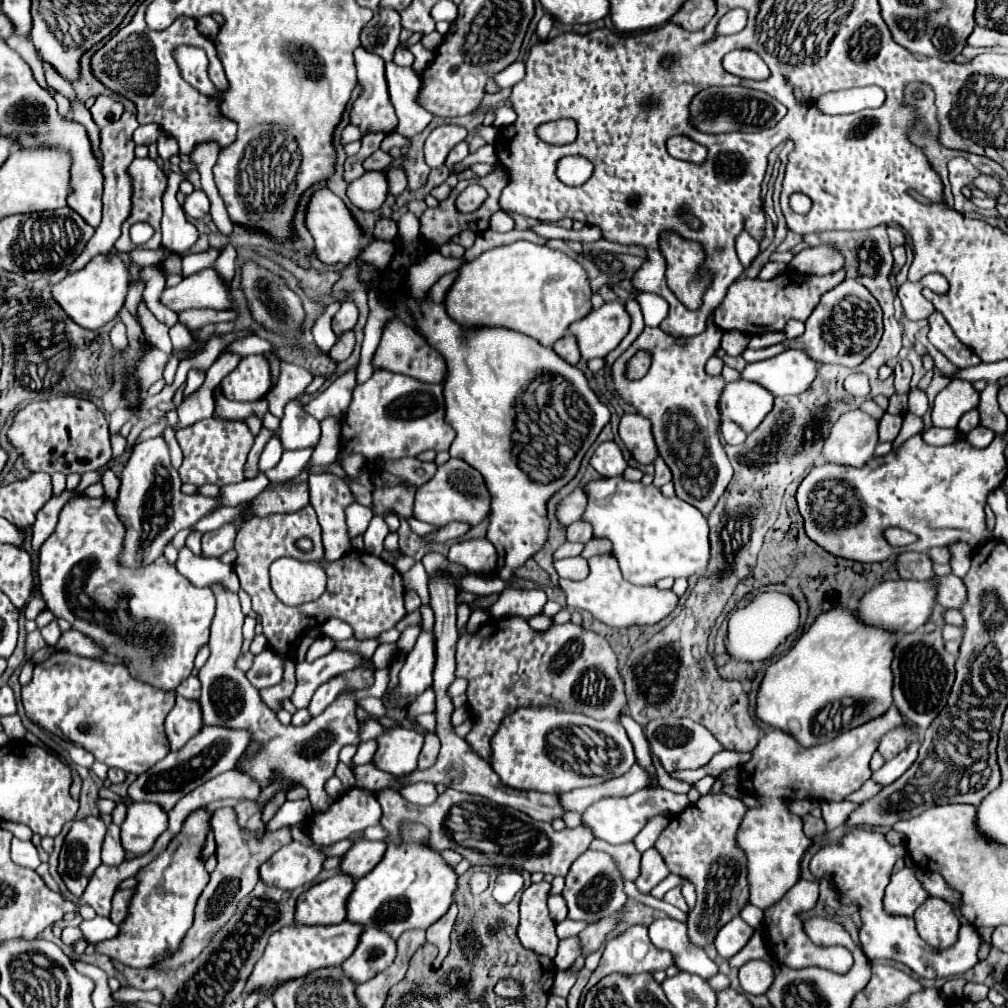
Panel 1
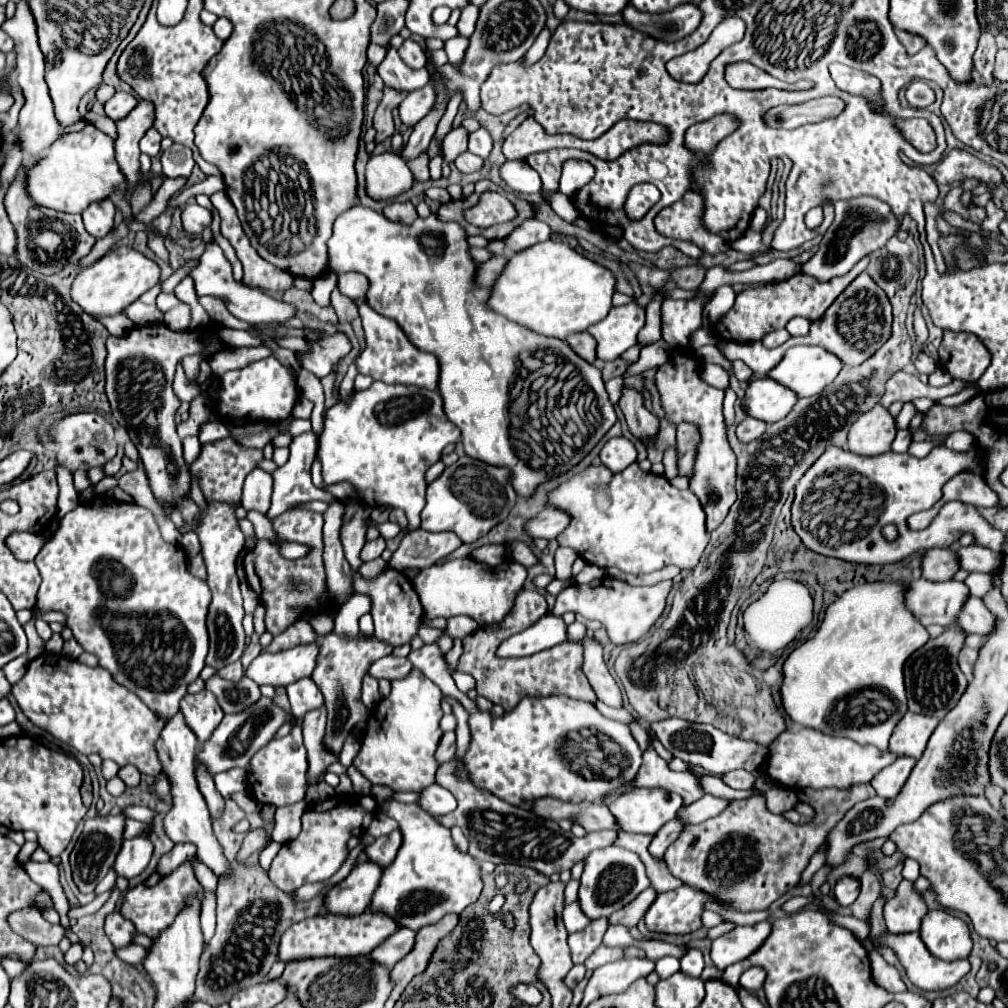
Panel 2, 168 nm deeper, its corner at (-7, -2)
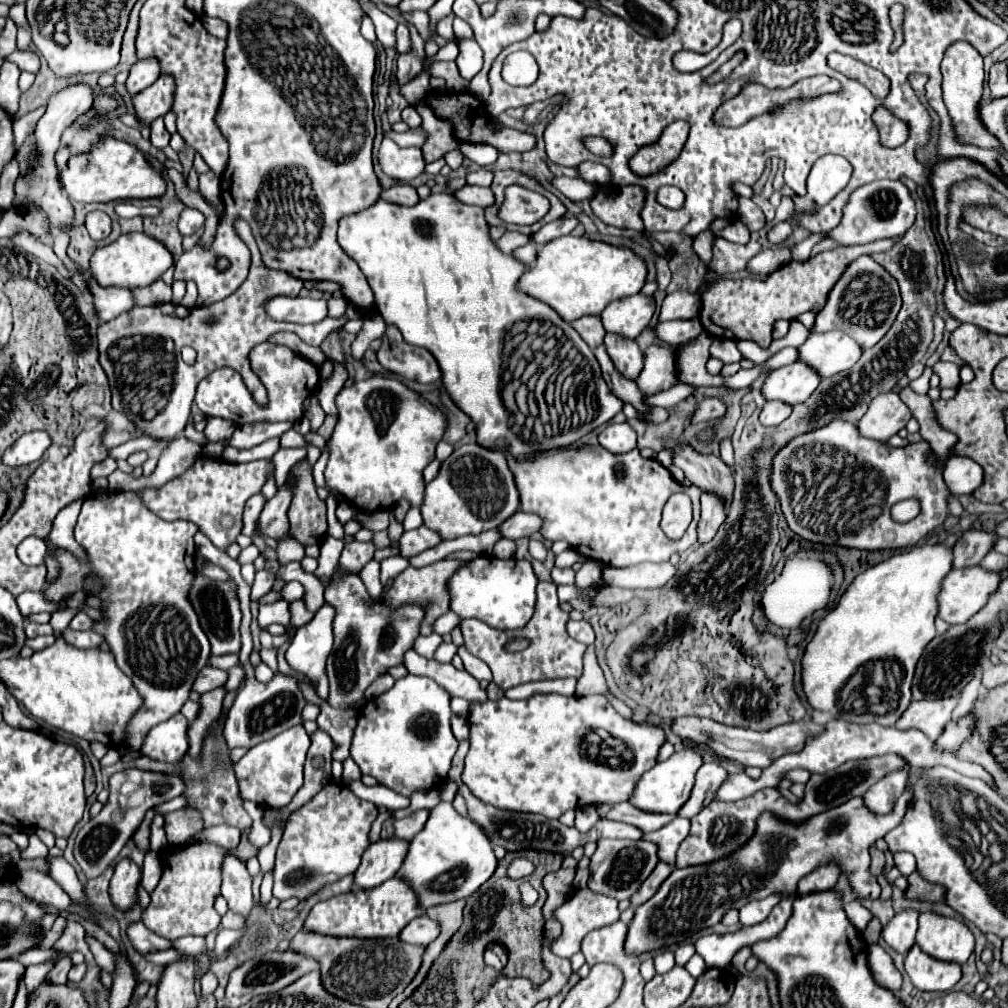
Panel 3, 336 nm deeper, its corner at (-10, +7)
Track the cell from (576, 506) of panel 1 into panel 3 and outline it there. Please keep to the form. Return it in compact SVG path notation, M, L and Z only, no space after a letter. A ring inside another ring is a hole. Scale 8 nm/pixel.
M515 512L509 520L505 520L497 530L501 534L501 538L507 540L519 540L523 536L531 536L535 532L539 532L541 528L541 518L533 516L533 514L525 514L525 512Z

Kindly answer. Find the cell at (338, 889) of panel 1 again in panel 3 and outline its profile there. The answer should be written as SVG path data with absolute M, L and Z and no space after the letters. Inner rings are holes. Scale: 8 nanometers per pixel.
M385 838L369 844L361 858L361 866L355 872L355 884L359 888L375 888L393 878L401 868L409 850L409 842L401 838Z

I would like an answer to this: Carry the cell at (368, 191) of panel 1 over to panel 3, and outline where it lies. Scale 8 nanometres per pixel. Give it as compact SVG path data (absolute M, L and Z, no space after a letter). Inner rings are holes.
M385 138L381 144L379 164L385 174L401 182L413 180L425 168L421 148L399 148L391 138Z

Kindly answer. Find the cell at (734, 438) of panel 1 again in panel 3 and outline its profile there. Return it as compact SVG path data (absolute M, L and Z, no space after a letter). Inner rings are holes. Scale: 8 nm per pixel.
M767 400L763 410L761 410L761 418L759 420L765 426L777 426L783 420L789 418L791 410L793 410L793 406L789 406L789 404L781 404L779 400Z

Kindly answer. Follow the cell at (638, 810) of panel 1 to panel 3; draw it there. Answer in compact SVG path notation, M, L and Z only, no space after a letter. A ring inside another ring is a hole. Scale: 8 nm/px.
M693 748L675 752L671 758L659 762L657 766L653 766L651 770L647 770L641 776L641 780L637 782L635 794L631 798L631 804L645 812L665 812L665 814L679 812L679 808L691 796L691 788L695 784L695 774L697 774L697 768L701 768L701 764L703 764L703 756Z

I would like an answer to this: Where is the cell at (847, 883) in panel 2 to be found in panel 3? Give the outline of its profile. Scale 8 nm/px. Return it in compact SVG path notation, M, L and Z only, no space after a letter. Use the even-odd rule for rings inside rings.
M859 902L845 904L845 912L847 912L847 918L851 920L851 924L853 924L859 932L863 932L863 930L867 928L869 918L873 918L873 916L871 916L871 912L869 912L865 906L861 906Z

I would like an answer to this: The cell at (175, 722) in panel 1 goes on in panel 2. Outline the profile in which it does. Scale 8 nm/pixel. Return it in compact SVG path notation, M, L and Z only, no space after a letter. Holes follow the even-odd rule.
M178 711L162 729L162 735L156 743L158 749L158 757L162 761L162 771L168 775L170 785L172 785L172 797L174 797L174 807L170 809L170 813L164 817L164 827L168 837L174 843L184 843L190 841L198 847L198 857L216 873L216 875L224 875L228 869L228 863L222 855L222 847L216 841L216 837L212 835L212 819L206 807L206 801L198 789L196 777L194 777L194 769L196 769L196 751L198 751L198 739L194 735L194 731L188 727L184 715Z

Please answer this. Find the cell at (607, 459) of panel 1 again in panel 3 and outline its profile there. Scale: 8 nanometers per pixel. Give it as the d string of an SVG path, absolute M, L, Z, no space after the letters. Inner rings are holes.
M627 422L609 424L599 434L599 444L613 454L623 454L623 452L629 452L637 444L637 434Z

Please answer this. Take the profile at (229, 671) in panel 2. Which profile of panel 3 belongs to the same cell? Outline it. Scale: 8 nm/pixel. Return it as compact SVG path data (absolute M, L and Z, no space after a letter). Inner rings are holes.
M205 666L197 680L193 682L193 692L197 694L205 694L213 688L217 688L219 684L225 684L227 682L227 672L225 670L219 670L219 668L211 668L211 666Z

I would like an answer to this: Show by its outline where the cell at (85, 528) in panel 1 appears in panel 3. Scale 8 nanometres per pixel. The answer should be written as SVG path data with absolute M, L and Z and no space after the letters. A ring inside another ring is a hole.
M96 490L91 492L83 506L81 514L75 526L75 540L87 550L89 554L89 566L81 566L71 552L59 550L57 560L61 564L59 580L45 588L45 596L49 602L57 606L65 606L67 598L75 592L83 590L83 580L89 574L99 574L103 578L105 588L97 594L103 602L101 610L107 616L107 622L97 622L93 630L97 630L101 636L105 636L107 644L111 646L111 652L117 660L117 666L133 680L137 692L143 698L141 708L133 714L133 720L129 720L129 740L125 740L129 750L139 750L147 732L165 720L169 720L173 714L181 710L181 706L189 698L189 690L199 674L201 668L207 666L207 660L211 656L209 640L205 632L199 626L197 614L187 598L189 586L195 578L195 542L193 536L199 528L189 520L161 520L157 514L149 512L145 504L141 502L141 496L137 492L115 492L111 490Z

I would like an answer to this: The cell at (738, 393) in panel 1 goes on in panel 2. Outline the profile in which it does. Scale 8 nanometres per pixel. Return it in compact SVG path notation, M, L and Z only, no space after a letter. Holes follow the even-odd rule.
M756 379L746 387L744 411L746 415L766 421L768 425L784 419L796 403L796 393L772 379Z

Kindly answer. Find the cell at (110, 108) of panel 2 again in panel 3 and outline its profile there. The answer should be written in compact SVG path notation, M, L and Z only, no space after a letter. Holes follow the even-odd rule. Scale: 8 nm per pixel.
M137 60L129 72L127 78L127 90L131 94L139 94L141 90L145 90L147 86L151 86L157 78L159 78L159 64L157 60Z

